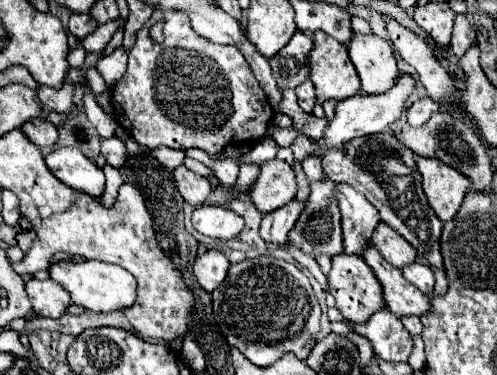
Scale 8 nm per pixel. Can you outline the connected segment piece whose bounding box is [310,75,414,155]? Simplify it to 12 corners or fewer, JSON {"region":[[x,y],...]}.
{"region":[[410,75],[382,95],[336,103],[310,155],[382,133],[414,91]]}

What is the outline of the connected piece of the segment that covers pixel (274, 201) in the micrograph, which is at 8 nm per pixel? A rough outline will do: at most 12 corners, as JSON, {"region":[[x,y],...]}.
{"region":[[270,159],[250,189],[252,205],[270,213],[296,195],[290,165]]}

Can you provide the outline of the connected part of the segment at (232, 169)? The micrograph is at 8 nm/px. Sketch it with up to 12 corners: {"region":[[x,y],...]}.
{"region":[[192,148],[186,156],[210,167],[219,181],[230,187],[236,182],[239,162],[215,160]]}

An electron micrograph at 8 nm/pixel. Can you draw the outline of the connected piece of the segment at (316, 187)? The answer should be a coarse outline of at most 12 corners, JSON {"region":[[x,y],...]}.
{"region":[[330,179],[310,199],[288,233],[304,253],[342,253],[340,209]]}

